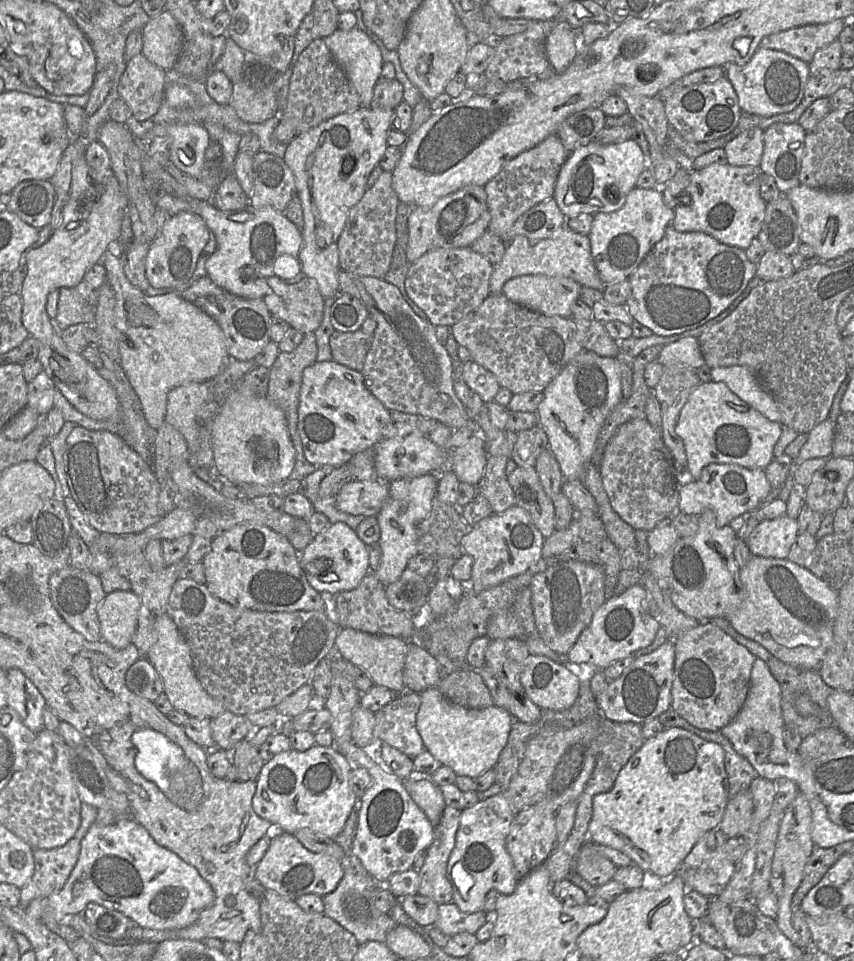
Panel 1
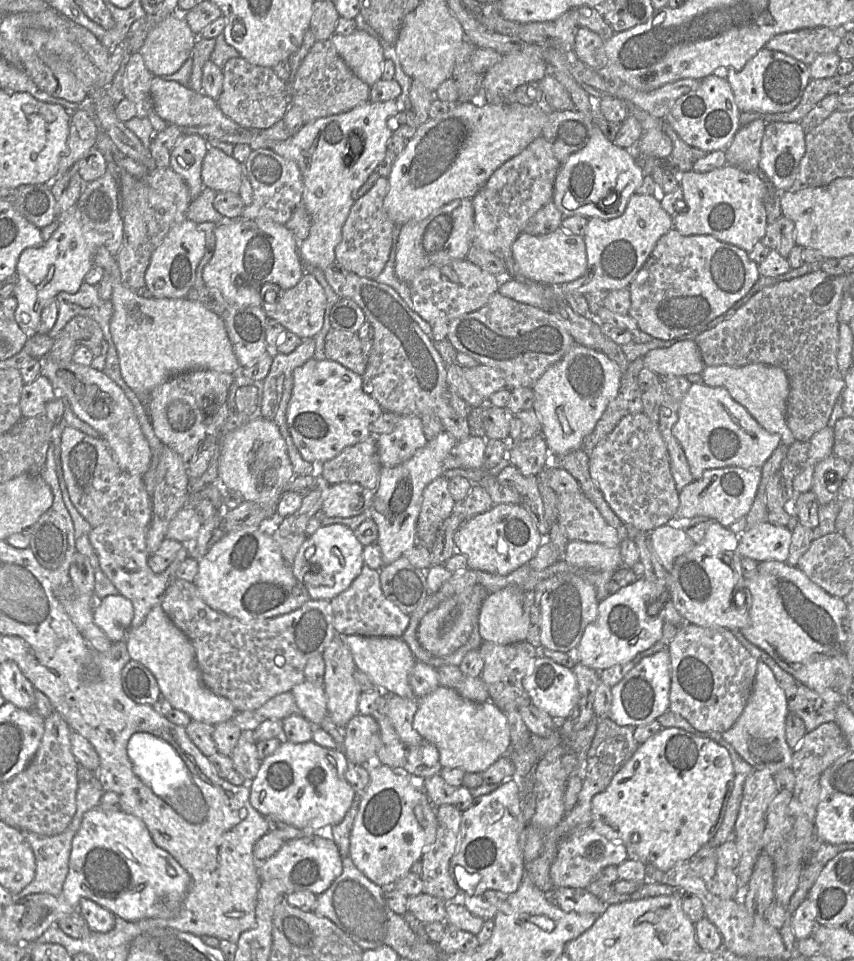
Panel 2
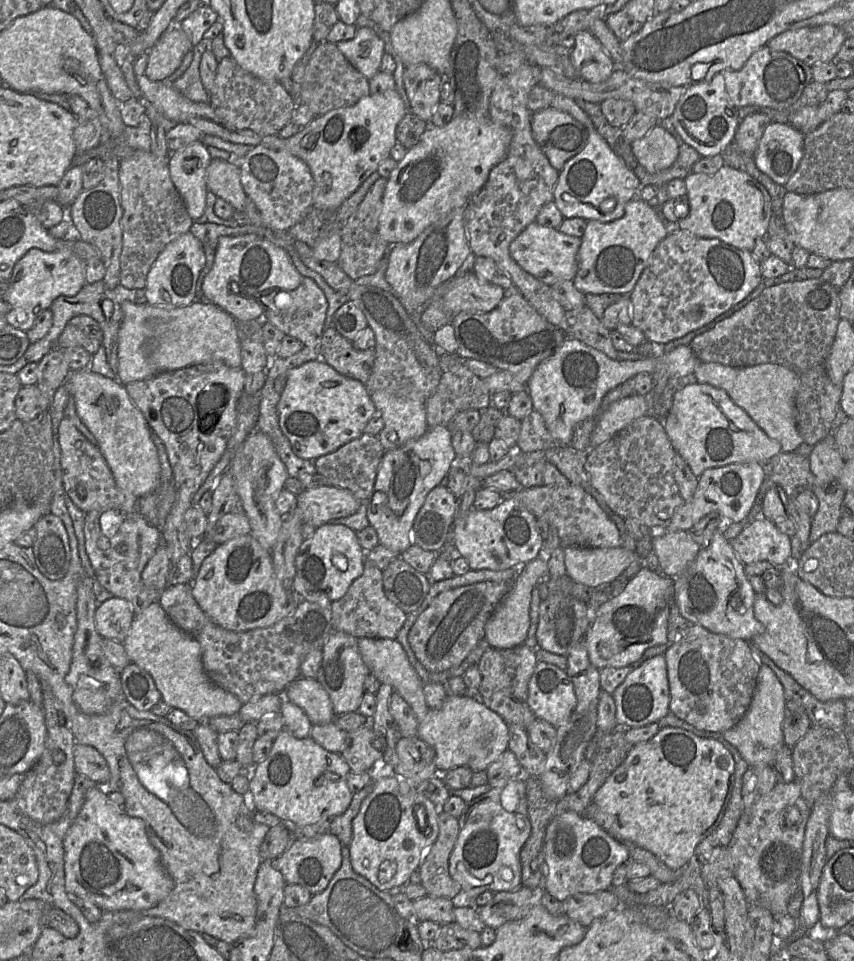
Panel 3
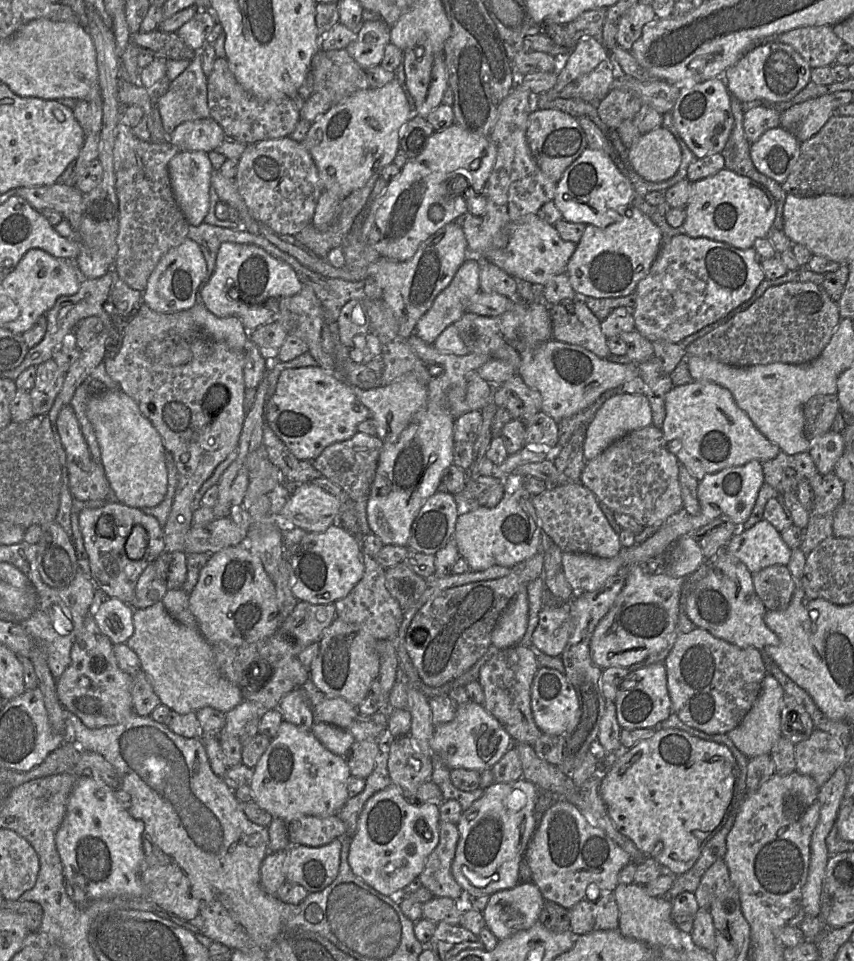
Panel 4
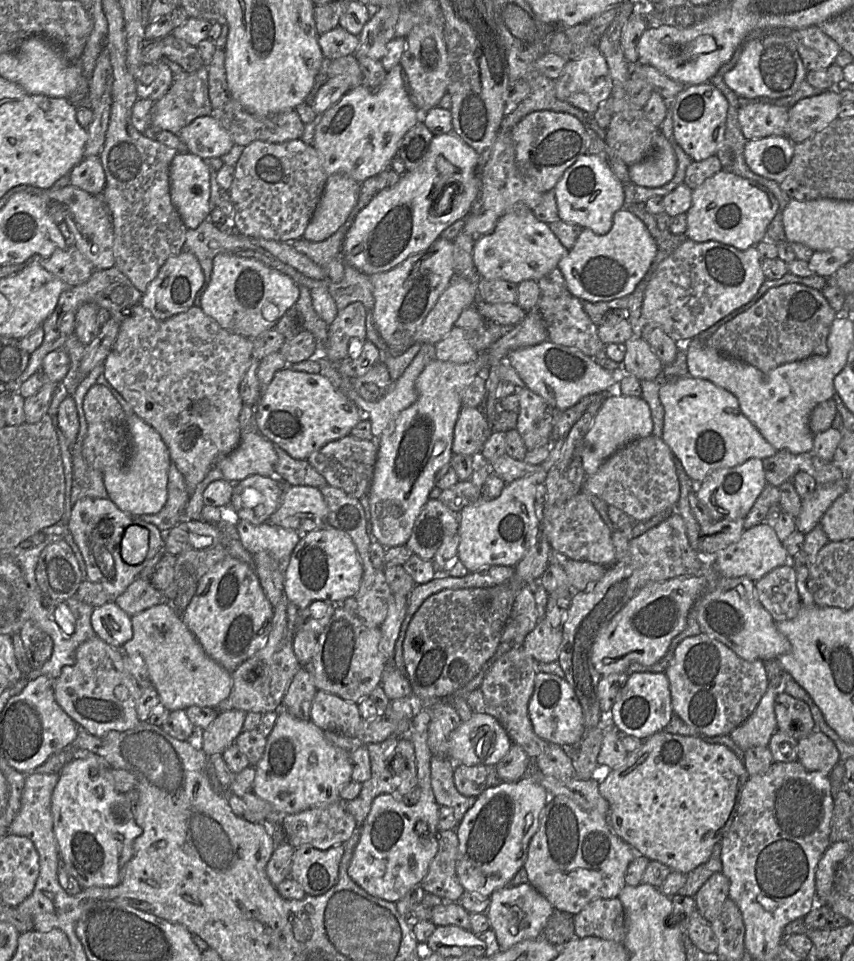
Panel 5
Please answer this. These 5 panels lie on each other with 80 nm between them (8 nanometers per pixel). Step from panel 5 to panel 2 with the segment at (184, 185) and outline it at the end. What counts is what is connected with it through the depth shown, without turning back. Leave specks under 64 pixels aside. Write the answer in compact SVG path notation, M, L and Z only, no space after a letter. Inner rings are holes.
M192 134L180 137L170 153L170 168L185 181L191 201L198 198L205 188L201 170L208 149L205 138Z

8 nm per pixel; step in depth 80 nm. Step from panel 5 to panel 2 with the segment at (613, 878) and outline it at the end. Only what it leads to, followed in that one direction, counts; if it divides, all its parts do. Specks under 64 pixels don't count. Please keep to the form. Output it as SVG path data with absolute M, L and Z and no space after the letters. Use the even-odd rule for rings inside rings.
M591 826L580 835L561 841L557 855L550 868L550 877L555 888L586 888L596 880L600 871L609 865L618 866L629 859L626 847L597 833Z

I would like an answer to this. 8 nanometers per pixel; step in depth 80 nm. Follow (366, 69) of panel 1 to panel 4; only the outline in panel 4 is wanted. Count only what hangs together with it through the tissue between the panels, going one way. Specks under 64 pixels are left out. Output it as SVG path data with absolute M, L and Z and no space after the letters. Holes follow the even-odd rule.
M383 19L366 21L362 24L357 33L357 40L350 43L345 50L363 70L380 65L383 59L384 50L390 43L390 31L391 27L388 26Z

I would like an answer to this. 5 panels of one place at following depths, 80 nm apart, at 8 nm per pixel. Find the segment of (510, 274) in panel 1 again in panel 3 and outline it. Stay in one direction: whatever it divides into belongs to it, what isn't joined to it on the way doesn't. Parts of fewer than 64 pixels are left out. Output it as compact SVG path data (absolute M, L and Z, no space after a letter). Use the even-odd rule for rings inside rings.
M532 222L510 243L509 253L514 261L540 282L552 286L558 281L573 280L577 273L577 253L581 238L561 233Z

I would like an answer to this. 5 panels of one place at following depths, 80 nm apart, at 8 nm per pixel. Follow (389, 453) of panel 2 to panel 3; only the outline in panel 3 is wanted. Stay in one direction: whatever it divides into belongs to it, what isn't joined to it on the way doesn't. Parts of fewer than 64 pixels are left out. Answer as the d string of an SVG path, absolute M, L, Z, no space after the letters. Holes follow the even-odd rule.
M382 390L370 392L370 397L377 413L384 420L384 428L378 438L385 451L397 449L411 440L418 439L429 429L425 402L404 400Z

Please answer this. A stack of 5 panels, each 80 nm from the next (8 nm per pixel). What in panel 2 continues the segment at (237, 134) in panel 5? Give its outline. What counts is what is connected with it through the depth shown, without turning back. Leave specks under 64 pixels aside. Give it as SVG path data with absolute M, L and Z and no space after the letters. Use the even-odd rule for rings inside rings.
M235 57L226 62L222 73L223 90L216 103L226 117L241 127L255 129L268 129L283 120L289 107L289 94L287 93L286 82L279 79L272 68L256 66L250 64L244 58Z

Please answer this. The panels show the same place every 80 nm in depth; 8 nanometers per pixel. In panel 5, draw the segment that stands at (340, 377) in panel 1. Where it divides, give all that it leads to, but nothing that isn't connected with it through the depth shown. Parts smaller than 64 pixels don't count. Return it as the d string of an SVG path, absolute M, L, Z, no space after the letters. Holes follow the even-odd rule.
M287 367L276 372L255 405L255 425L257 432L296 460L306 460L311 453L327 443L348 436L352 428L363 417L365 415L359 407L334 388L325 376L294 371Z

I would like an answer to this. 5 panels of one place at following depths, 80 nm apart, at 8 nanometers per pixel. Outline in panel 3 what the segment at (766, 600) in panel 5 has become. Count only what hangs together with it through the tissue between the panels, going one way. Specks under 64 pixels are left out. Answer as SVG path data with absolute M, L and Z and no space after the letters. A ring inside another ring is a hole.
M766 561L756 562L745 565L744 572L755 593L766 595L774 605L781 604L783 580L778 566Z

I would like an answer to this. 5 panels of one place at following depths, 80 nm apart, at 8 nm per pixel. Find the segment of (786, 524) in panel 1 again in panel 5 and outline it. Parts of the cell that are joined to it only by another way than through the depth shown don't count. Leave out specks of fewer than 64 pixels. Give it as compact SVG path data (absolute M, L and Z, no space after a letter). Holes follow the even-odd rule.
M764 522L745 529L738 541L718 551L712 560L719 575L727 578L748 577L756 582L773 569L786 565L790 558L775 530Z

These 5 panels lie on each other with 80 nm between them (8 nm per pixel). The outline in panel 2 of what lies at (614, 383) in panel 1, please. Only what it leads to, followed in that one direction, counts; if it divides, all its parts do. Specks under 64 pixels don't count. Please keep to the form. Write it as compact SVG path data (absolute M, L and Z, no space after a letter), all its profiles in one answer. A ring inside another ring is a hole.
M574 343L557 363L549 367L532 387L533 409L538 414L550 456L560 457L579 450L585 437L619 391L623 373L618 365L600 350Z

